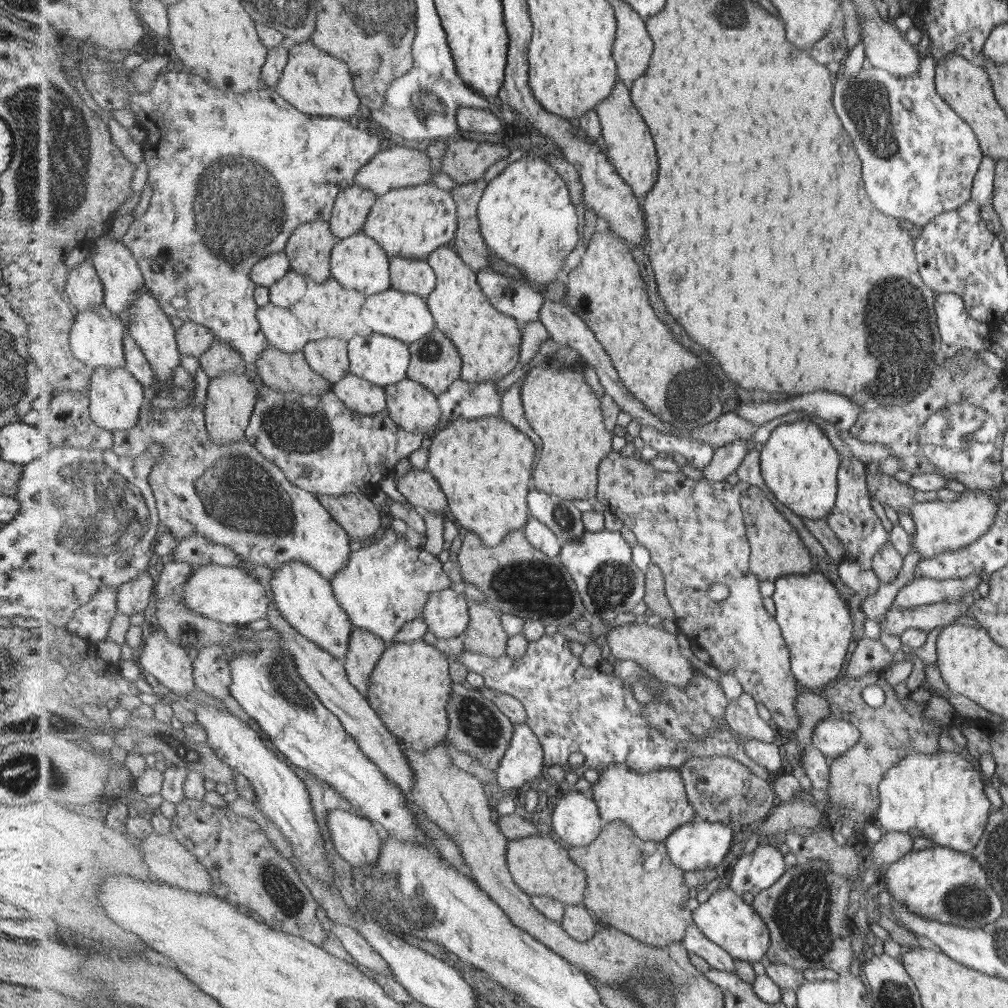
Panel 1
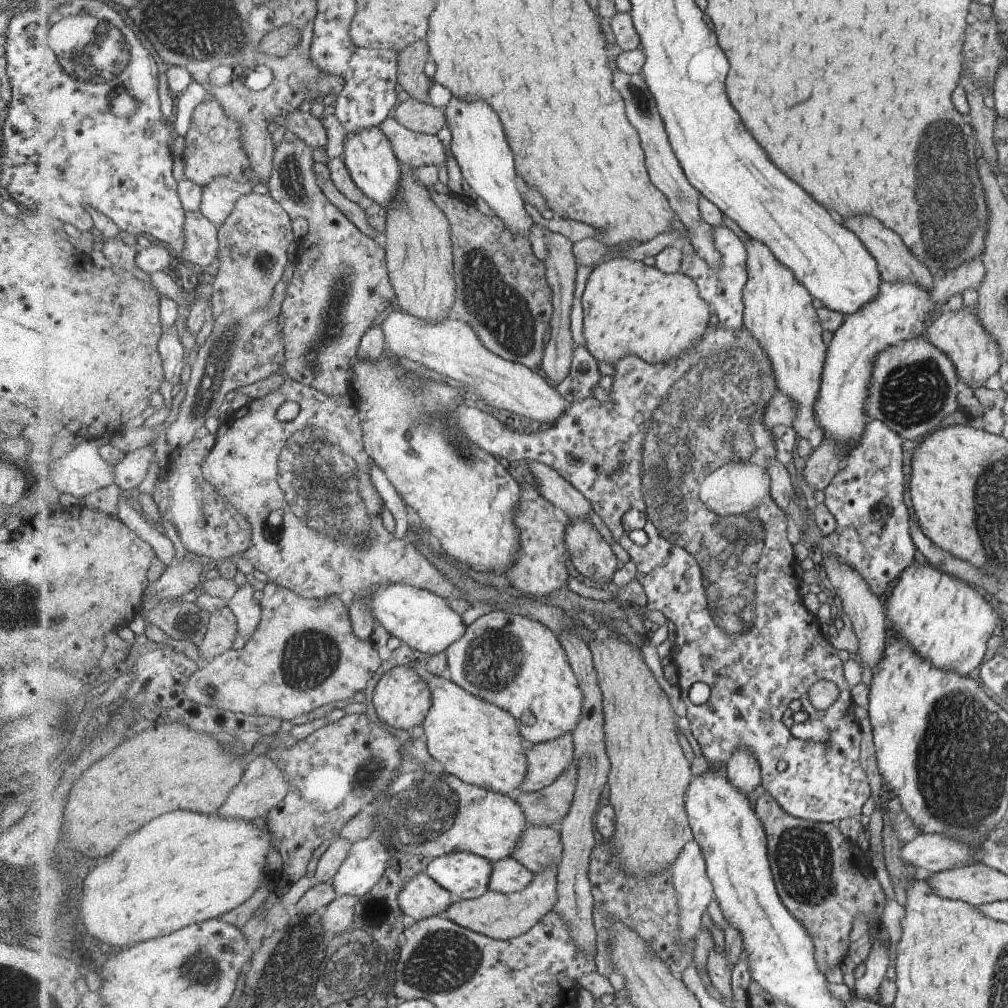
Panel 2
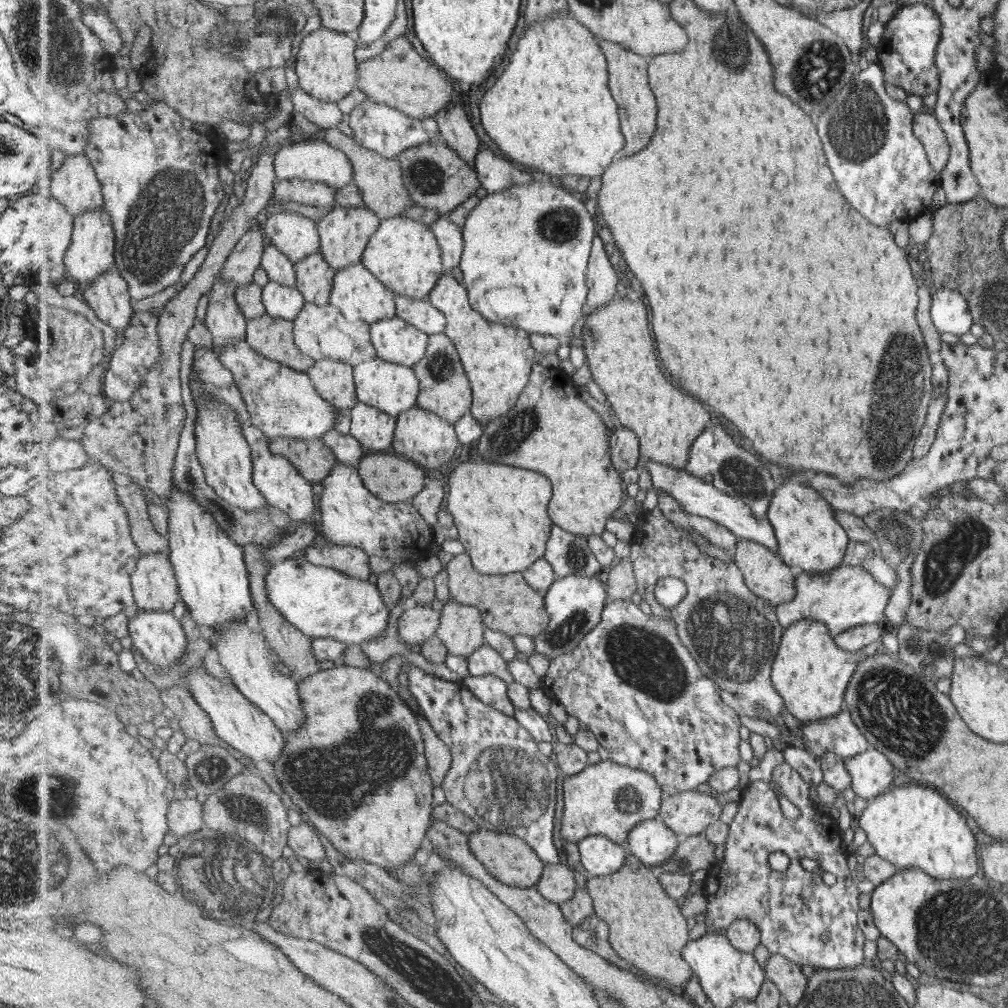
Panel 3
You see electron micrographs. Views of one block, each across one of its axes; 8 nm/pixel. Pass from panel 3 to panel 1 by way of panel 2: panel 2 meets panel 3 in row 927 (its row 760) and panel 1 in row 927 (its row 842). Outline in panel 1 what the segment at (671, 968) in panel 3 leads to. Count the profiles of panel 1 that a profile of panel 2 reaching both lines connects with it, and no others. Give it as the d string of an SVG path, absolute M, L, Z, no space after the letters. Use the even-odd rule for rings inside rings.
M622 821L608 823L602 833L589 845L571 846L570 857L586 870L588 887L584 905L596 915L599 922L613 925L628 935L653 946L667 946L683 941L687 927L694 922L694 912L689 910L689 886L684 879L685 871L672 860L665 842L642 839Z

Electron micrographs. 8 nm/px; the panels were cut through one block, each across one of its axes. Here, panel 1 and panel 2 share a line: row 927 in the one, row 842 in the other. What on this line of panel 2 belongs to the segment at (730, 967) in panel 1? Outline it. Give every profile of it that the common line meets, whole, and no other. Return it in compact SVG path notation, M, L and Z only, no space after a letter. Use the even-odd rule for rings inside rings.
M695 838L691 842L687 842L686 848L682 850L678 859L673 863L672 869L672 881L675 882L675 890L679 894L680 904L679 946L687 946L702 930L701 918L703 918L703 913L706 912L711 900L716 898L713 880L709 878L707 862L703 850L701 850L701 844Z

